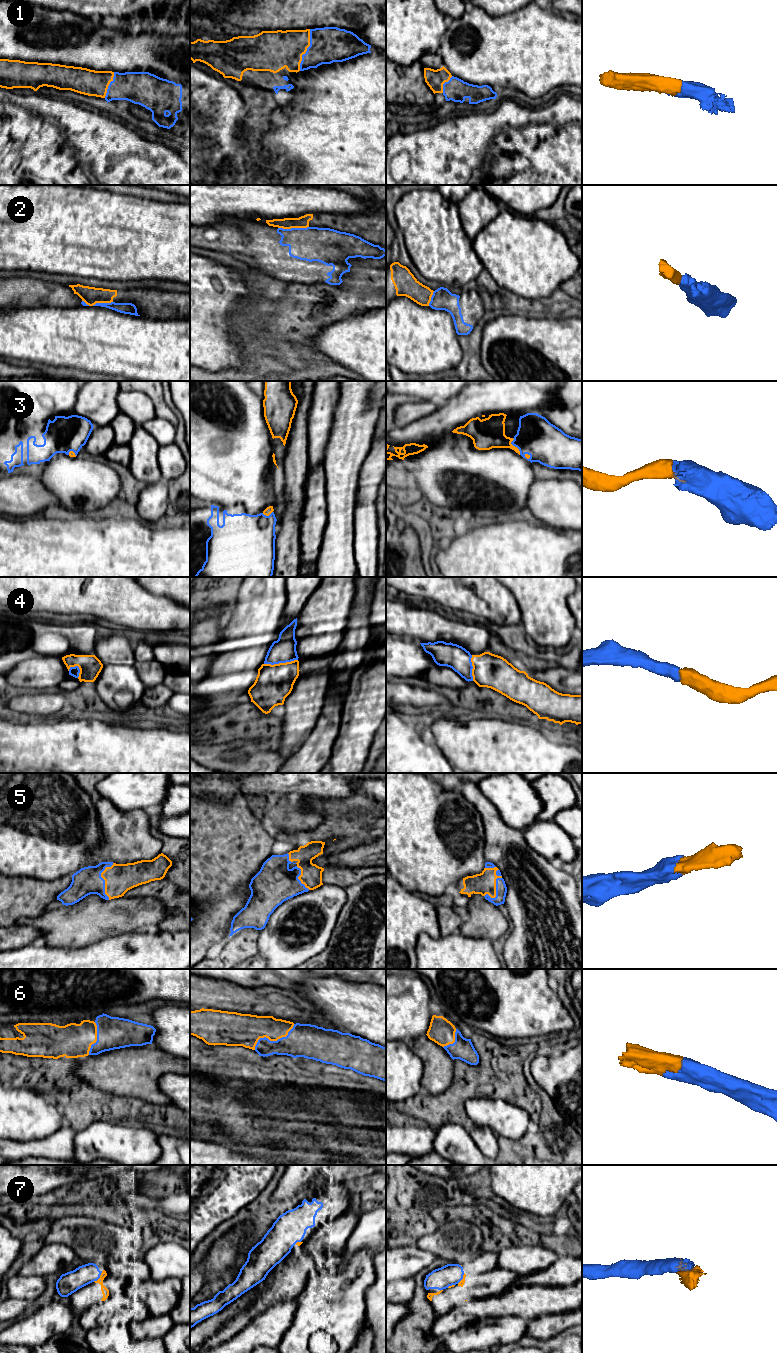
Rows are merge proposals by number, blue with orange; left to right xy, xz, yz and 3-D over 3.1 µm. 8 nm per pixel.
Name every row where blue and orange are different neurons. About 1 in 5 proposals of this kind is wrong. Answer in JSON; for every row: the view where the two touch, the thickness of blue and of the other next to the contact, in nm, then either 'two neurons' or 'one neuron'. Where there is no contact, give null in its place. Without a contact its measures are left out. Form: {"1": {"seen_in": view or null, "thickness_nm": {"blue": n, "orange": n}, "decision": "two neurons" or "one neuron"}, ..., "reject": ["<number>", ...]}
{"1": {"seen_in": "xz", "thickness_nm": {"blue": 280, "orange": 300}, "decision": "one neuron"}, "2": {"seen_in": "xz", "thickness_nm": {"blue": 280, "orange": 100}, "decision": "two neurons"}, "3": {"seen_in": "yz", "thickness_nm": {"blue": 320, "orange": 240}, "decision": "one neuron"}, "4": {"seen_in": "xz", "thickness_nm": {"blue": 200, "orange": 300}, "decision": "one neuron"}, "5": {"seen_in": "yz", "thickness_nm": {"blue": 90, "orange": 180}, "decision": "one neuron"}, "6": {"seen_in": "xz", "thickness_nm": {"blue": 280, "orange": 260}, "decision": "one neuron"}, "7": {"seen_in": "xy", "thickness_nm": {"blue": 170, "orange": 60}, "decision": "two neurons"}, "reject": ["2", "7"]}

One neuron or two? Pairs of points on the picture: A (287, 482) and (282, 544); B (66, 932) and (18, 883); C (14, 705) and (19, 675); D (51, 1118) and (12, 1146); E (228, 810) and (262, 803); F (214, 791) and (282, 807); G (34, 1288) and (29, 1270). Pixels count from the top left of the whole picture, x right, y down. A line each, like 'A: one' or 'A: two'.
A: one
B: two
C: two
D: two
E: two
F: two
G: two

